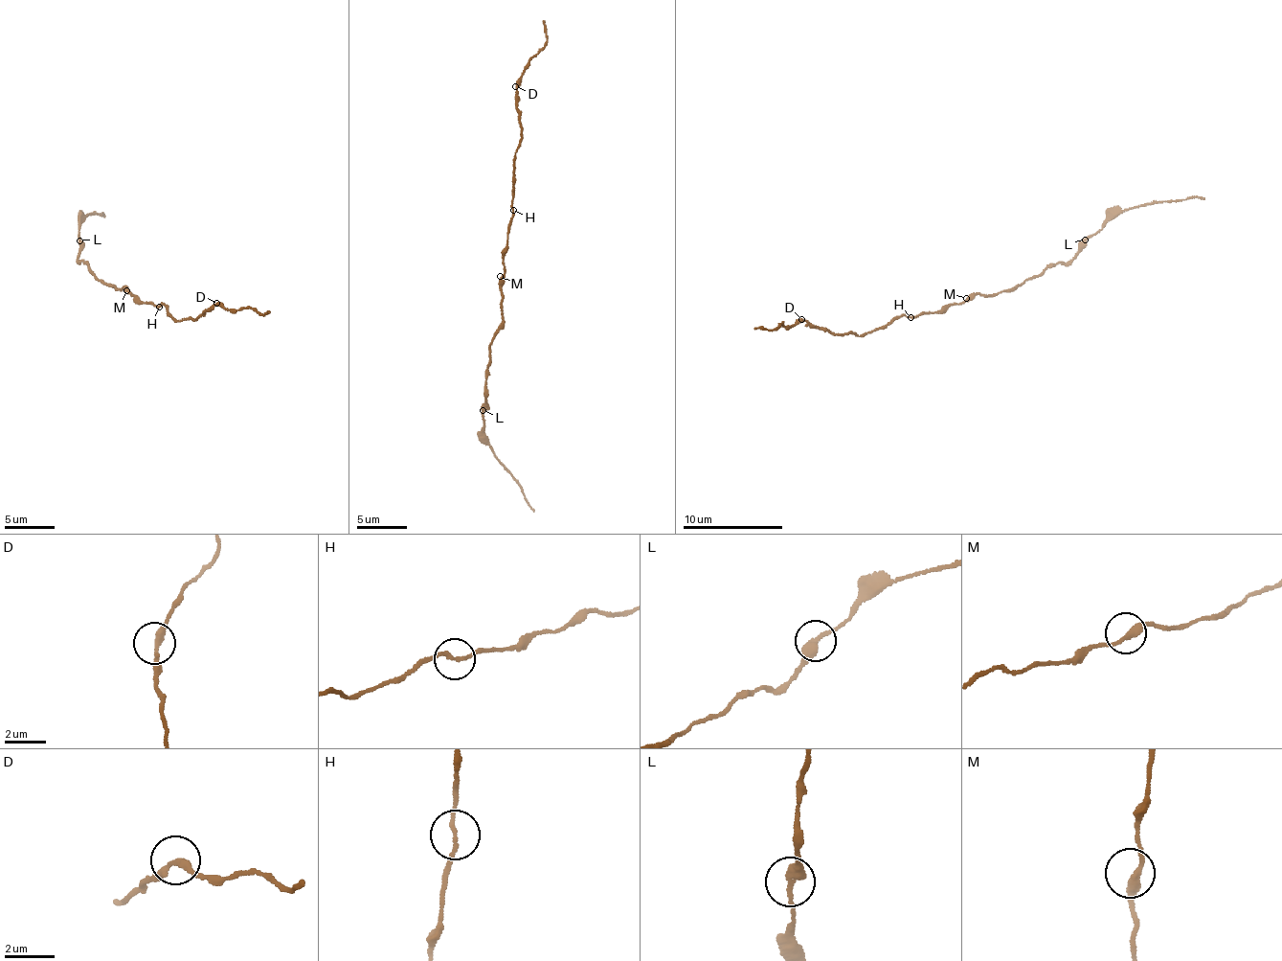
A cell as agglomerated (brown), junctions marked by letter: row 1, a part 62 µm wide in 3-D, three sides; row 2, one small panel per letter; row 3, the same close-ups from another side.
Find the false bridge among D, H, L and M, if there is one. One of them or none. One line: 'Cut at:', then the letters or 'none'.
Cut at: none

